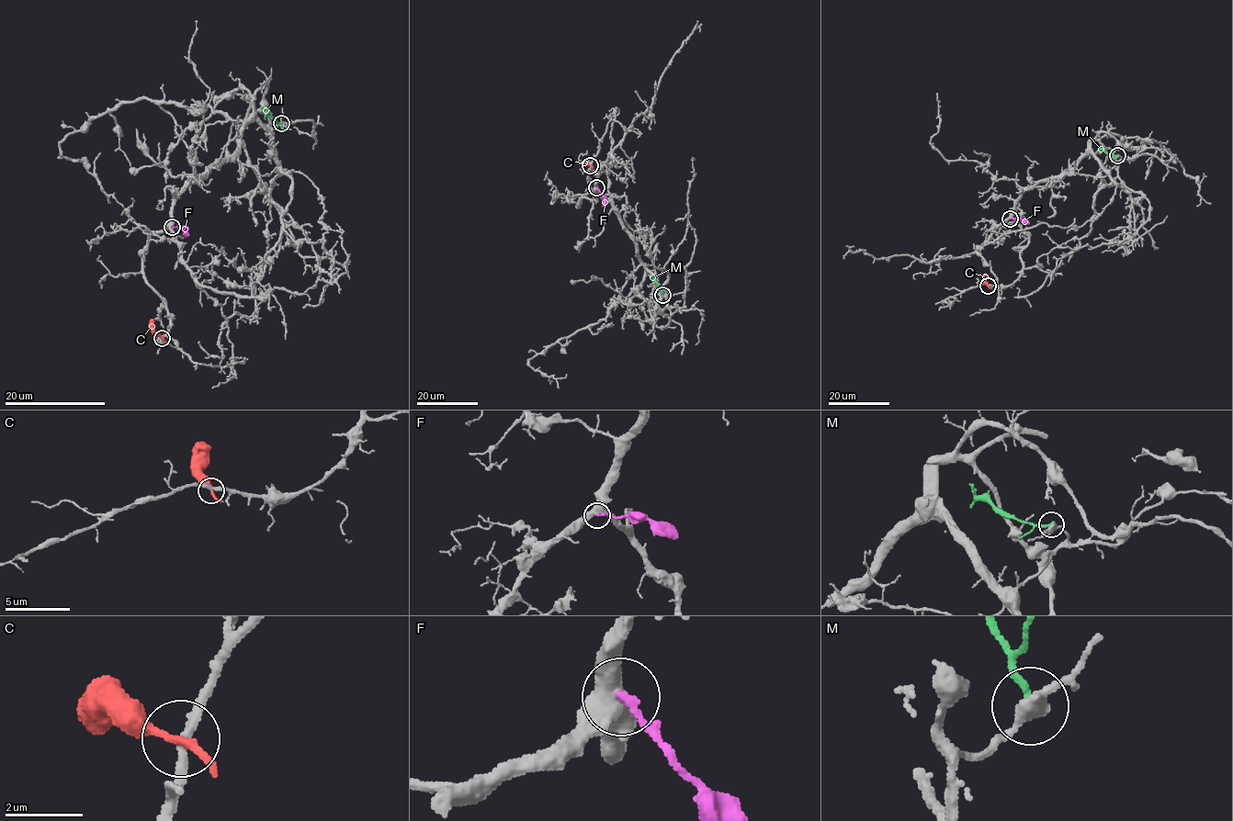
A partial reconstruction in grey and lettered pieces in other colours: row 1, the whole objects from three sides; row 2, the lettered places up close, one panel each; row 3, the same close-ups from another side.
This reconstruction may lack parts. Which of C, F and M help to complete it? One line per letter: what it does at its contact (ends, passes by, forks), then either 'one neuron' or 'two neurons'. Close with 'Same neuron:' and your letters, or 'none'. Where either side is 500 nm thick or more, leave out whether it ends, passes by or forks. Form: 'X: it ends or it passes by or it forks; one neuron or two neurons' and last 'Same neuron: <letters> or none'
C: it passes by; two neurons
F: two neurons
M: it ends; two neurons
Same neuron: none

